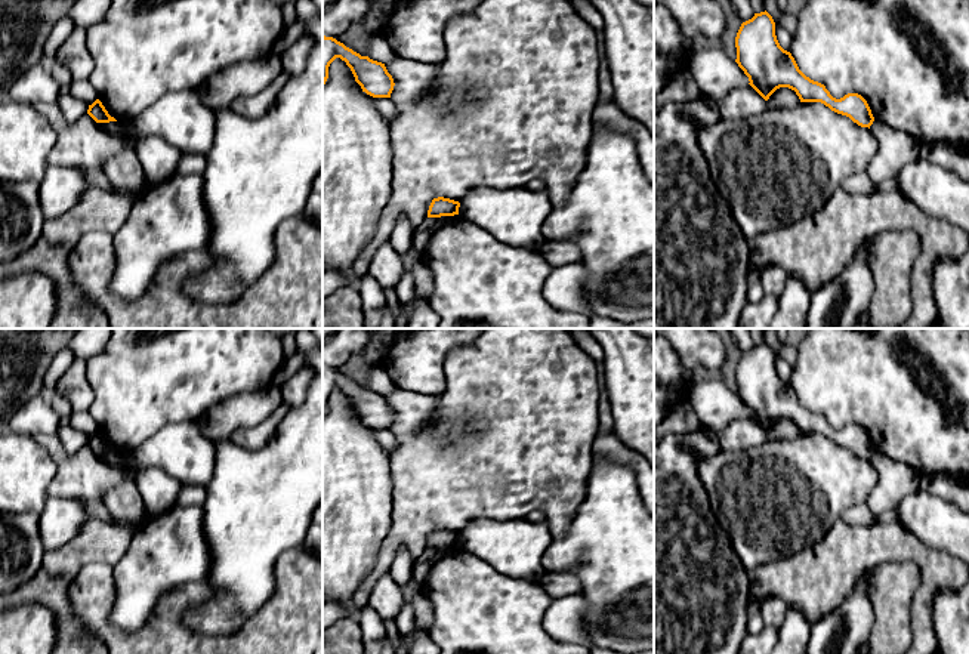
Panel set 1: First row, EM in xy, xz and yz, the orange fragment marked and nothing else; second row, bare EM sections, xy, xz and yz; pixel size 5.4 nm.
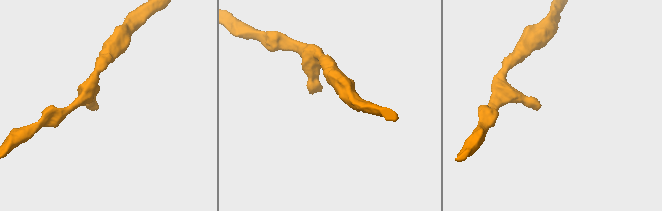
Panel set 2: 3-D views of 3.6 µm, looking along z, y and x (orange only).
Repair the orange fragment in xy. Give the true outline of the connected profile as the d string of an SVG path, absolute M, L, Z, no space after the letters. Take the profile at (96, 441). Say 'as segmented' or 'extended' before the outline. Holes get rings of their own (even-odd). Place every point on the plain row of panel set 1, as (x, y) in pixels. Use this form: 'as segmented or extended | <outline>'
as segmented | M96 431L92 436L89 436L87 445L96 453L96 454L109 454L117 453L114 448L108 445L105 438L99 431Z

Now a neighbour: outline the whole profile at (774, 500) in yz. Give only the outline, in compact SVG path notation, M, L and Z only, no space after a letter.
M800 434L793 439L768 438L756 448L720 448L698 462L698 476L713 513L728 531L749 574L814 546L848 508L865 503L879 481L879 472L868 459L858 457L821 434Z

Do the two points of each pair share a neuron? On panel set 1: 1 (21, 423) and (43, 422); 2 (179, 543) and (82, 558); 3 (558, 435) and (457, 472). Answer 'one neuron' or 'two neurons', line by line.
1: one neuron
2: two neurons
3: one neuron

